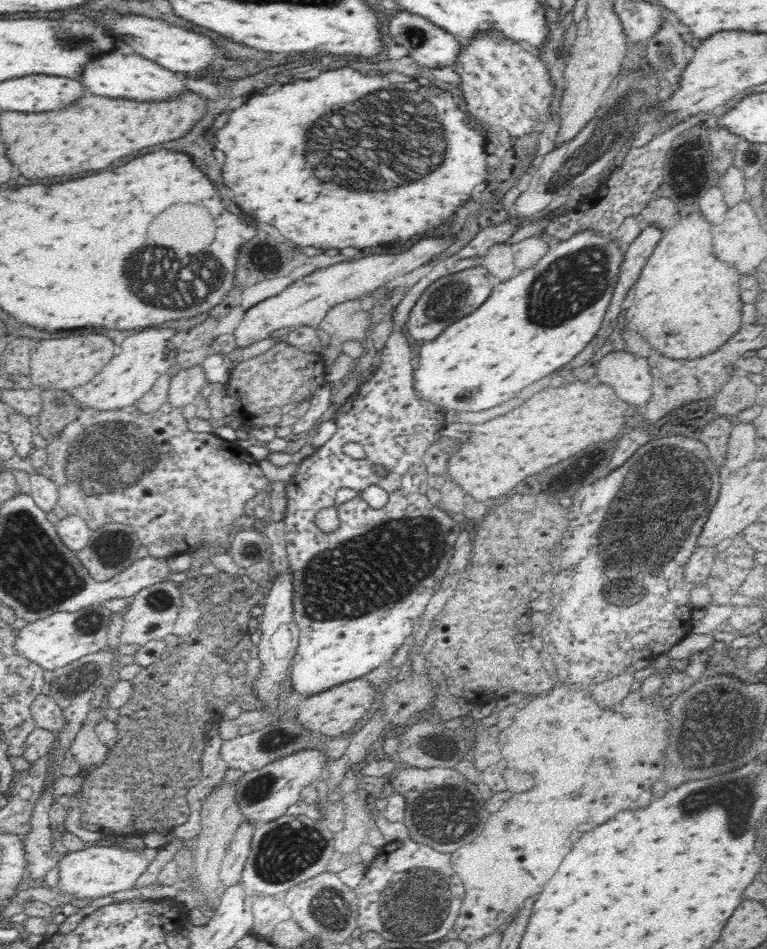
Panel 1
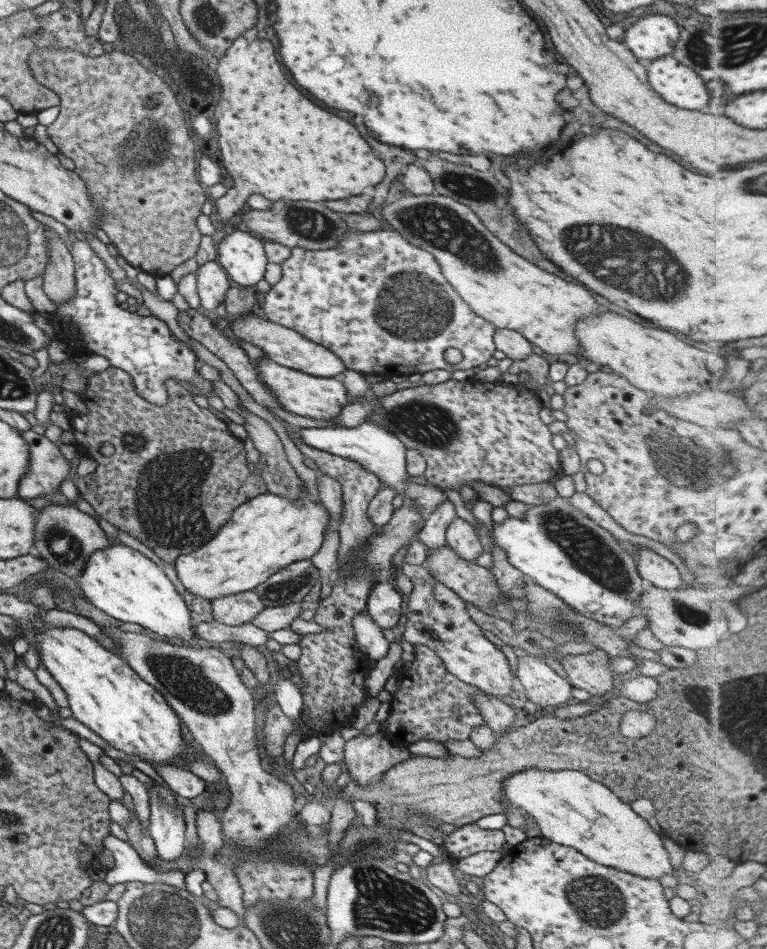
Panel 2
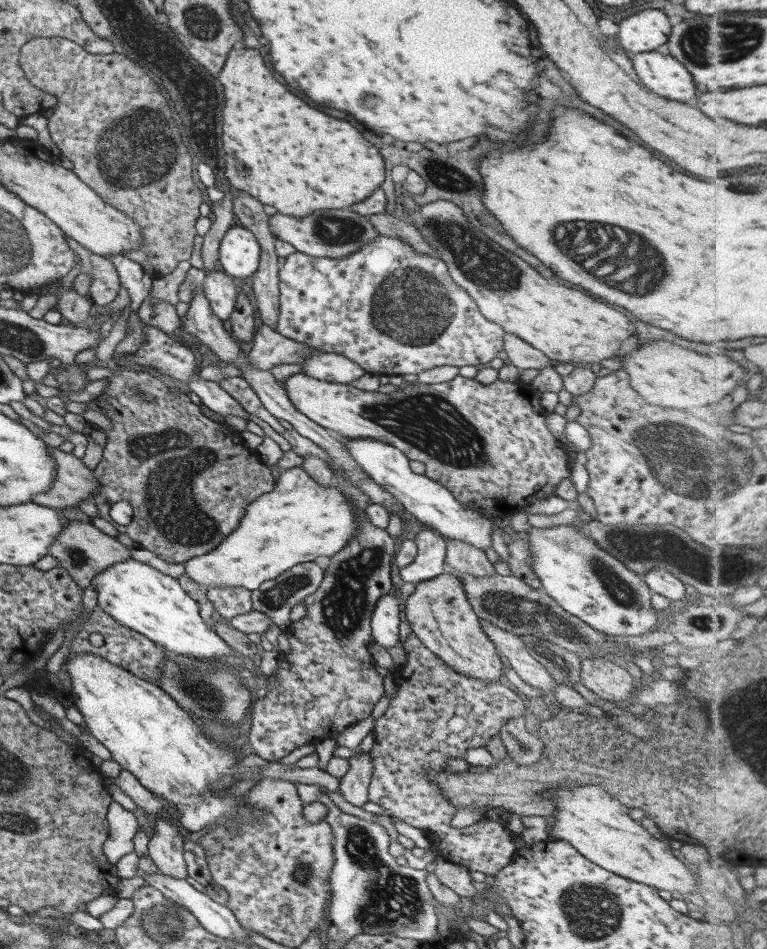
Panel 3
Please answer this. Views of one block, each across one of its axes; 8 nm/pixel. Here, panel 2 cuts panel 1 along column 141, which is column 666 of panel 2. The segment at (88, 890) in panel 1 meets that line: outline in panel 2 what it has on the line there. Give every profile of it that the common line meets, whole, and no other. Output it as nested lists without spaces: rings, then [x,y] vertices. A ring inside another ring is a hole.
[[[540,768],[522,770],[512,774],[508,780],[504,780],[502,792],[512,805],[523,810],[528,816],[534,817],[537,827],[541,830],[541,836],[548,838],[549,841],[576,849],[586,858],[602,866],[624,870],[628,874],[642,878],[658,879],[666,874],[678,875],[670,863],[668,851],[662,844],[660,834],[656,833],[646,819],[634,812],[629,803],[623,801],[605,783],[596,782],[583,771],[570,768],[561,768],[558,771],[540,770]]]

